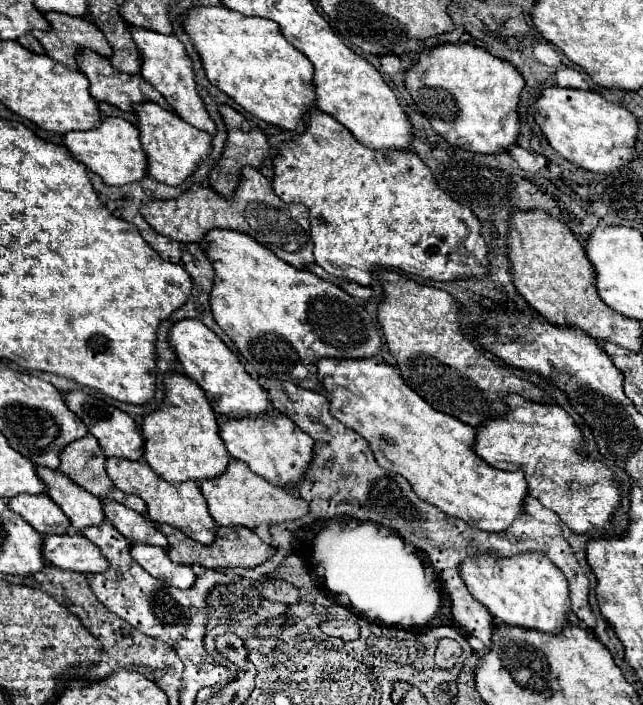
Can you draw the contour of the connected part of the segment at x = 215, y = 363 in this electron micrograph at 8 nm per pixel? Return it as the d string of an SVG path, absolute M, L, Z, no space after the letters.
M185 318L185 320L175 322L169 330L167 340L169 340L169 346L173 348L177 360L181 362L185 374L203 388L215 414L233 418L233 416L269 412L269 408L271 408L269 394L245 372L245 368L237 360L237 356L201 320Z

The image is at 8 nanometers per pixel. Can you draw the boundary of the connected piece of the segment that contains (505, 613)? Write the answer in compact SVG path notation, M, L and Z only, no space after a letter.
M525 552L509 558L497 554L475 554L461 562L459 576L467 590L489 608L493 618L503 624L517 624L557 634L569 622L571 602L567 580L563 572L541 552Z

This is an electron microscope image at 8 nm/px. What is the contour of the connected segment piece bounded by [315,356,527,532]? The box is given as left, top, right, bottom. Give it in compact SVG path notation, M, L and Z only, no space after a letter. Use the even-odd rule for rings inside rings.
M371 356L371 358L321 358L321 360L317 360L315 364L317 364L317 378L319 378L319 382L323 384L323 388L325 388L325 392L327 392L327 398L329 398L329 412L331 412L339 422L343 422L347 428L351 428L351 430L355 430L357 434L361 434L361 436L369 442L369 446L371 446L371 450L373 450L373 454L375 454L377 464L381 464L381 468L385 468L385 470L389 470L389 472L395 472L395 474L403 476L403 478L413 486L413 492L415 492L421 500L425 500L425 502L429 502L429 504L441 508L445 514L449 514L449 516L453 516L453 518L461 518L461 520L465 520L467 524L473 524L473 526L477 526L477 528L481 528L481 530L489 530L489 532L503 532L503 530L521 514L521 510L523 510L523 498L527 496L525 474L523 474L523 472L503 472L503 470L491 468L491 466L485 464L479 456L475 456L475 454L471 452L471 444L473 444L473 440L475 440L475 428L469 428L467 424L461 424L461 420L453 420L451 416L445 416L443 412L437 412L437 410L433 410L429 404L425 404L425 400L421 400L421 396L417 396L417 392L413 392L413 390L399 378L399 374L395 372L393 366L385 364L379 356Z

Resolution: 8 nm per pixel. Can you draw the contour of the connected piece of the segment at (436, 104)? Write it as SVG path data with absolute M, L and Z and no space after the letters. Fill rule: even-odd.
M439 44L435 48L425 48L417 52L411 68L405 72L407 92L411 94L415 104L423 108L433 128L449 144L461 146L465 150L481 152L481 154L507 150L511 144L517 142L517 136L519 136L517 104L519 104L519 94L523 86L525 86L525 80L513 64L499 60L487 50L471 44Z

